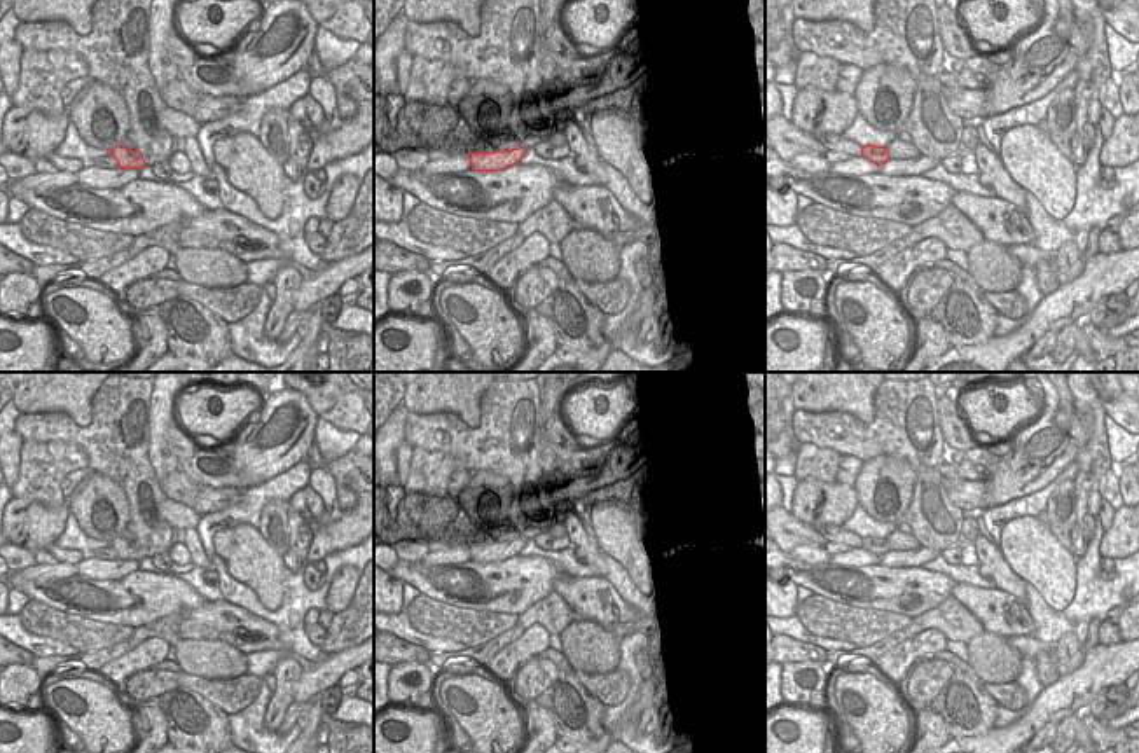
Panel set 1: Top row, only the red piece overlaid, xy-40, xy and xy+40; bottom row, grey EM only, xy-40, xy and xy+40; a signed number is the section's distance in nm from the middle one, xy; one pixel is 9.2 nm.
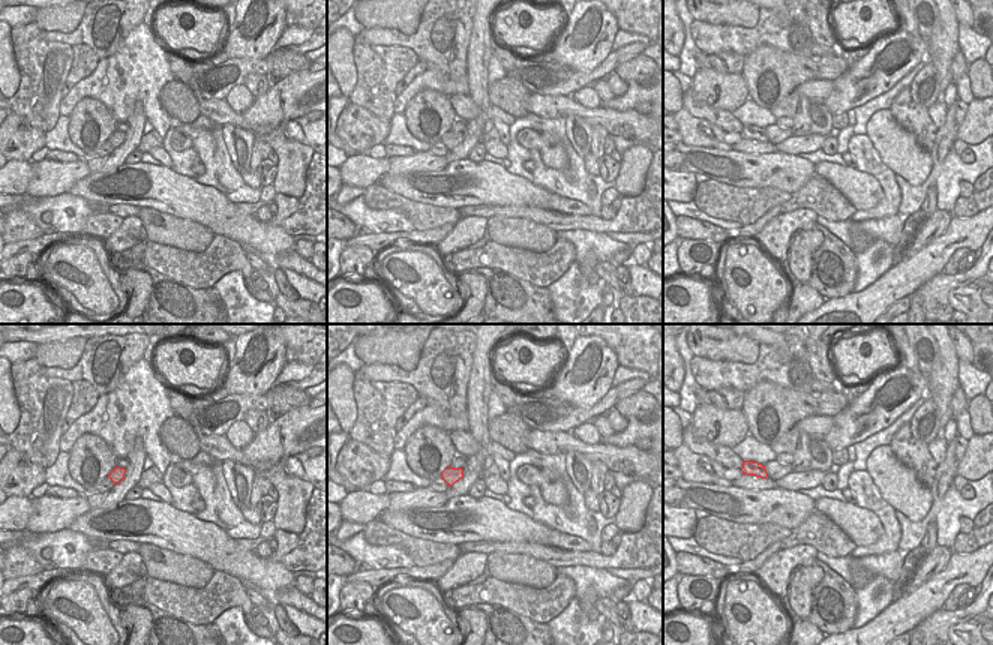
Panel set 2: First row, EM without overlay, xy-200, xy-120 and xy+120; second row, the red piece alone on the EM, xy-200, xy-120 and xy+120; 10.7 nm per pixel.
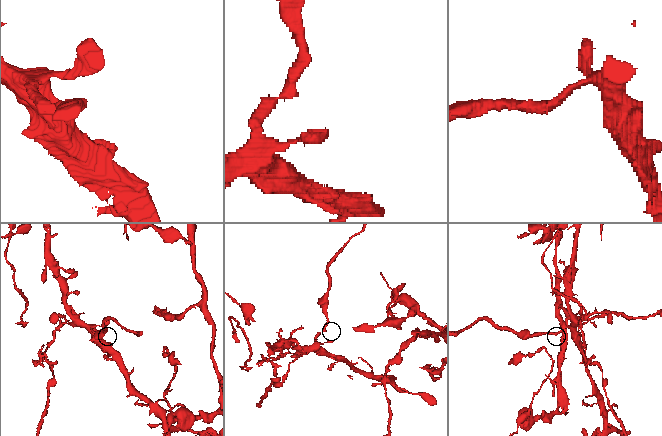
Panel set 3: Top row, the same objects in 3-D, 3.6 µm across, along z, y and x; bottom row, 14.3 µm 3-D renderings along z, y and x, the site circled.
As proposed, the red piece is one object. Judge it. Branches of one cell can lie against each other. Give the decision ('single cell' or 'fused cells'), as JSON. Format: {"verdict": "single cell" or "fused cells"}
{"verdict": "fused cells"}

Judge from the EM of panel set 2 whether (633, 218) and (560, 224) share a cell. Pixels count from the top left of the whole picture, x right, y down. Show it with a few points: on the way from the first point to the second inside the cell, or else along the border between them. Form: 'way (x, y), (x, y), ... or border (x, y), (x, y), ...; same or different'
way (615, 225), (578, 222); same

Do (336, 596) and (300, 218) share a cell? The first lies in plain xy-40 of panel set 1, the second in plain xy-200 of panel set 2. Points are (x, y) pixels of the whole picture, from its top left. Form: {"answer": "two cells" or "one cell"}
{"answer": "two cells"}

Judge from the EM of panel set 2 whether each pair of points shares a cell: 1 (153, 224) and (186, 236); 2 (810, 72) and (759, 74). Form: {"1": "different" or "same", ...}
{"1": "same", "2": "same"}

